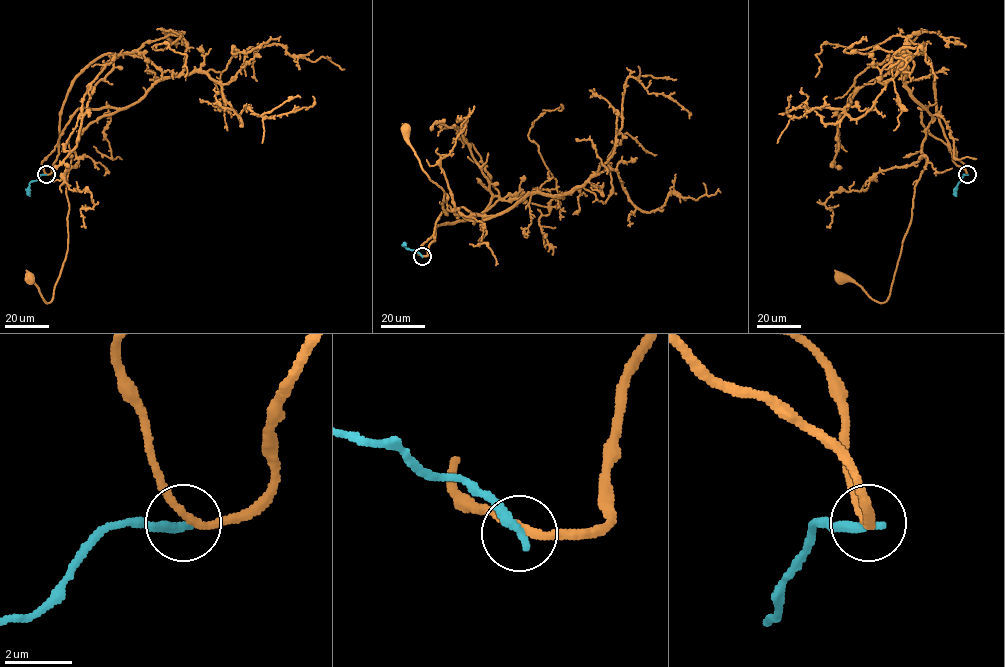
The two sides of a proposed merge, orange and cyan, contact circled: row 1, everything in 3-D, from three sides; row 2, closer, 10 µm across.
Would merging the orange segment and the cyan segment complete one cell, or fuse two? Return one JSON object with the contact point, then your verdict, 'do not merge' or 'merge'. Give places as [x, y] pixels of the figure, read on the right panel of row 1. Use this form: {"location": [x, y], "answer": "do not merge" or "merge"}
{"location": [967, 174], "answer": "do not merge"}

